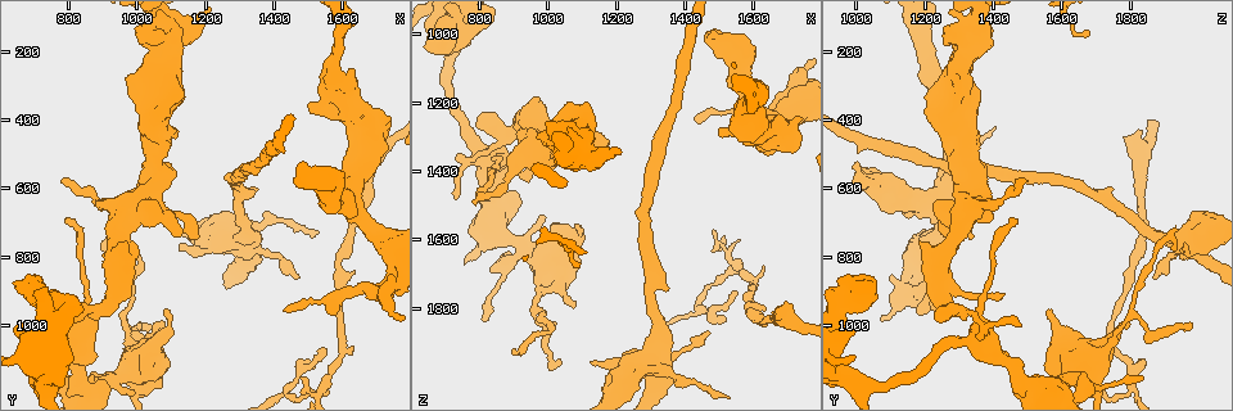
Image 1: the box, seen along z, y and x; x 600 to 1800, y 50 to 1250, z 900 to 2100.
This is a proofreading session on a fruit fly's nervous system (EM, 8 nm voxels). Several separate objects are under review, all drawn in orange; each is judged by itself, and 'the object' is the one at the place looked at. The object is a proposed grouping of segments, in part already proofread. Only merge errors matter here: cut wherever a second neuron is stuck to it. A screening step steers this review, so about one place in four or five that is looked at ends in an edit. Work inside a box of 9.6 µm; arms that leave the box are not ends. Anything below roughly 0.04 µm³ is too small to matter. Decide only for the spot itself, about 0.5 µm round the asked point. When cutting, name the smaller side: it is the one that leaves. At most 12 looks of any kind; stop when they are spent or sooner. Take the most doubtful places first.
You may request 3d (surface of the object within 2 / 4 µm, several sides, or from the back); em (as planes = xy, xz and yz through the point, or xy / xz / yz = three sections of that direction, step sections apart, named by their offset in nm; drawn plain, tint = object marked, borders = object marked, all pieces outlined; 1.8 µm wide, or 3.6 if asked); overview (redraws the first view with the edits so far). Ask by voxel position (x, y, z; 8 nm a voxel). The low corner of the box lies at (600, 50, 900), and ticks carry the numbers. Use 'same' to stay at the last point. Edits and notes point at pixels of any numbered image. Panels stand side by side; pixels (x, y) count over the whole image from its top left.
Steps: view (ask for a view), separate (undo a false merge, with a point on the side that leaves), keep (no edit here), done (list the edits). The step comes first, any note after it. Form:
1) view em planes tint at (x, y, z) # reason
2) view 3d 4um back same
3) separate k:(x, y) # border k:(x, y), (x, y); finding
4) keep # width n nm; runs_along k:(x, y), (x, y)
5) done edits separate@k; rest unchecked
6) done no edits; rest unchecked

view 3d 4um at (990, 640, 1330) # sudden change in width

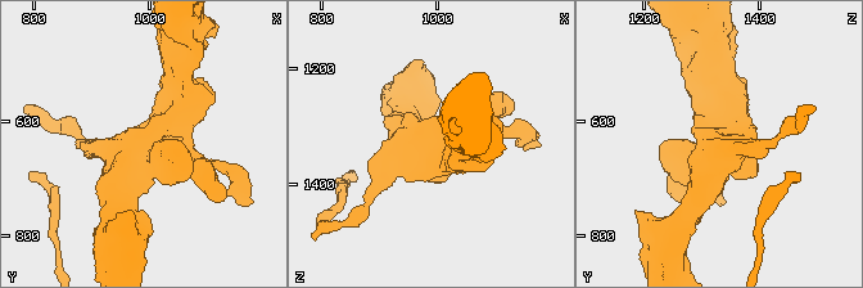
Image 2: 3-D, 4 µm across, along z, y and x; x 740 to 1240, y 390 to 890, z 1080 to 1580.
view em planes tint at (985, 635, 1325) # need the tissue

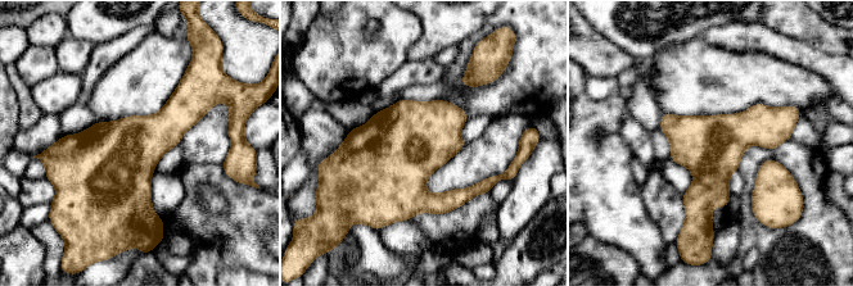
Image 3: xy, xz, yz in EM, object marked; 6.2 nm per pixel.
keep # continuous, no second neuron

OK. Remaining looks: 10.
view 3d 4um at (1100, 180, 1310) # looks like a crossing

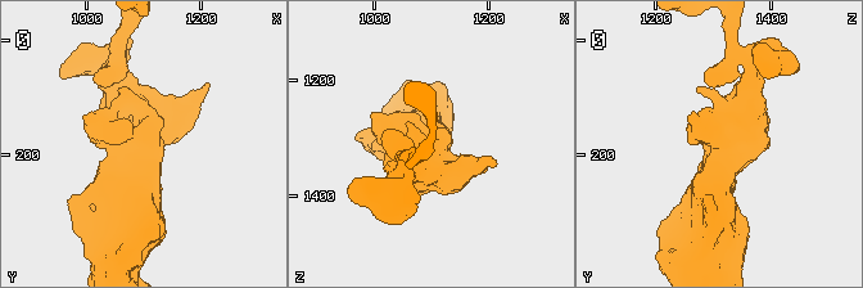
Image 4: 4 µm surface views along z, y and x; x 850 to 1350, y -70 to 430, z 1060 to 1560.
view em 3.6um yz step 4 tint at (1100, 185, 1320) # shape alone is not enough

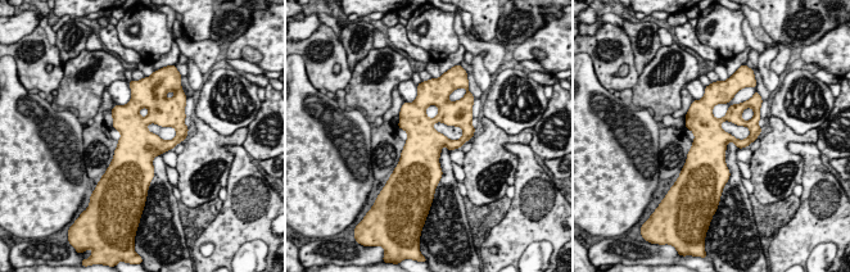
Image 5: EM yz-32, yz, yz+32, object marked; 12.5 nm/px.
view em 3.6um planes tint same

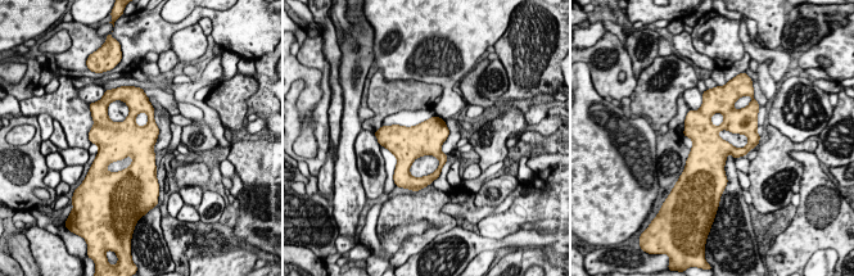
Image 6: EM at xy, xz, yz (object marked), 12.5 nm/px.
keep # one neuron here

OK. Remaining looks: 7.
view em 3.6um xy step 8 tint at (1540, 1180, 1670) # sharp bend

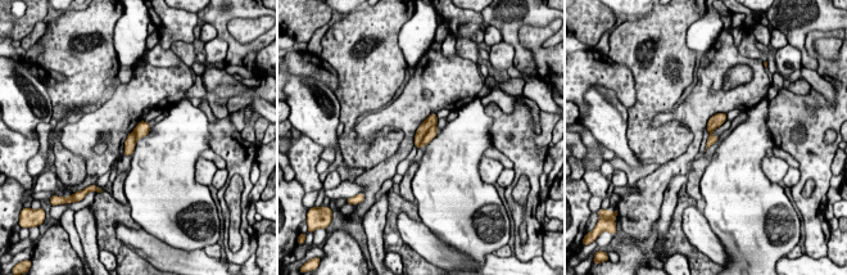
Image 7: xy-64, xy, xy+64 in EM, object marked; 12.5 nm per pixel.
view em 3.6um planes tint same # cut it another way

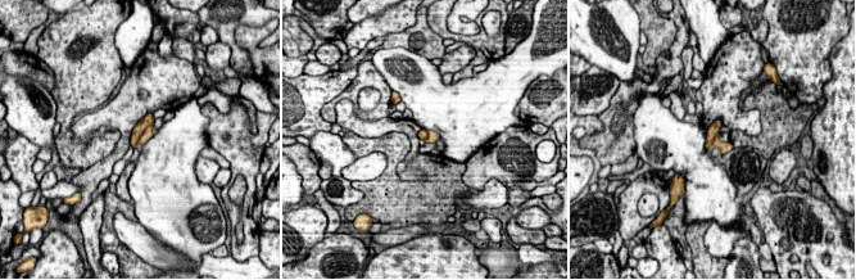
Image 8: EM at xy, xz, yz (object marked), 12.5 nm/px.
separate 8:(148, 132) # two neurons meet here

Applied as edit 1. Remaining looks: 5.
view overview # redraw

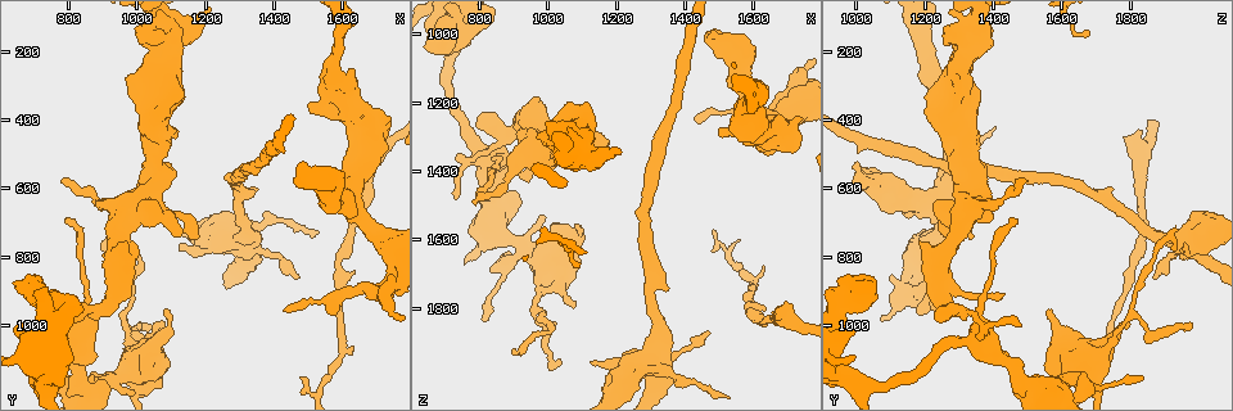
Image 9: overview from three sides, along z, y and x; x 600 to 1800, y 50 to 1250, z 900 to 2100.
view em xy step 4 tint at (1550, 560, 1020) # abrupt turn

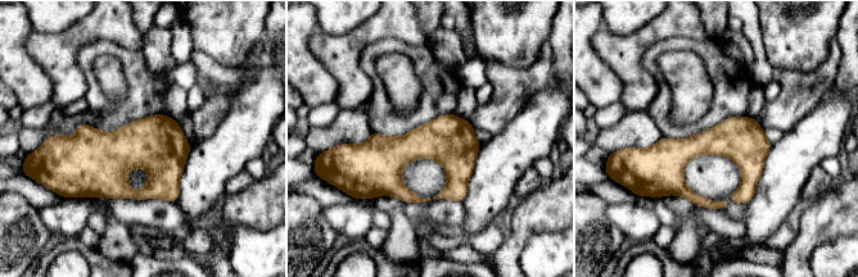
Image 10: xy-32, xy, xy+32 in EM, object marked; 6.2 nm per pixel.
view em planes tint same

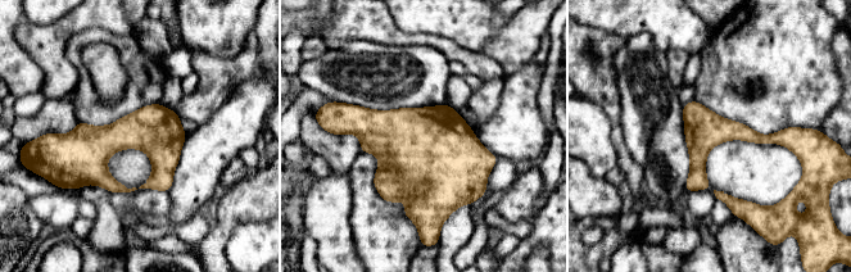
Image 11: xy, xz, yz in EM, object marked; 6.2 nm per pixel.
keep # all the same neuron

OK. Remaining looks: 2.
done edits separate@8; rest unchecked

